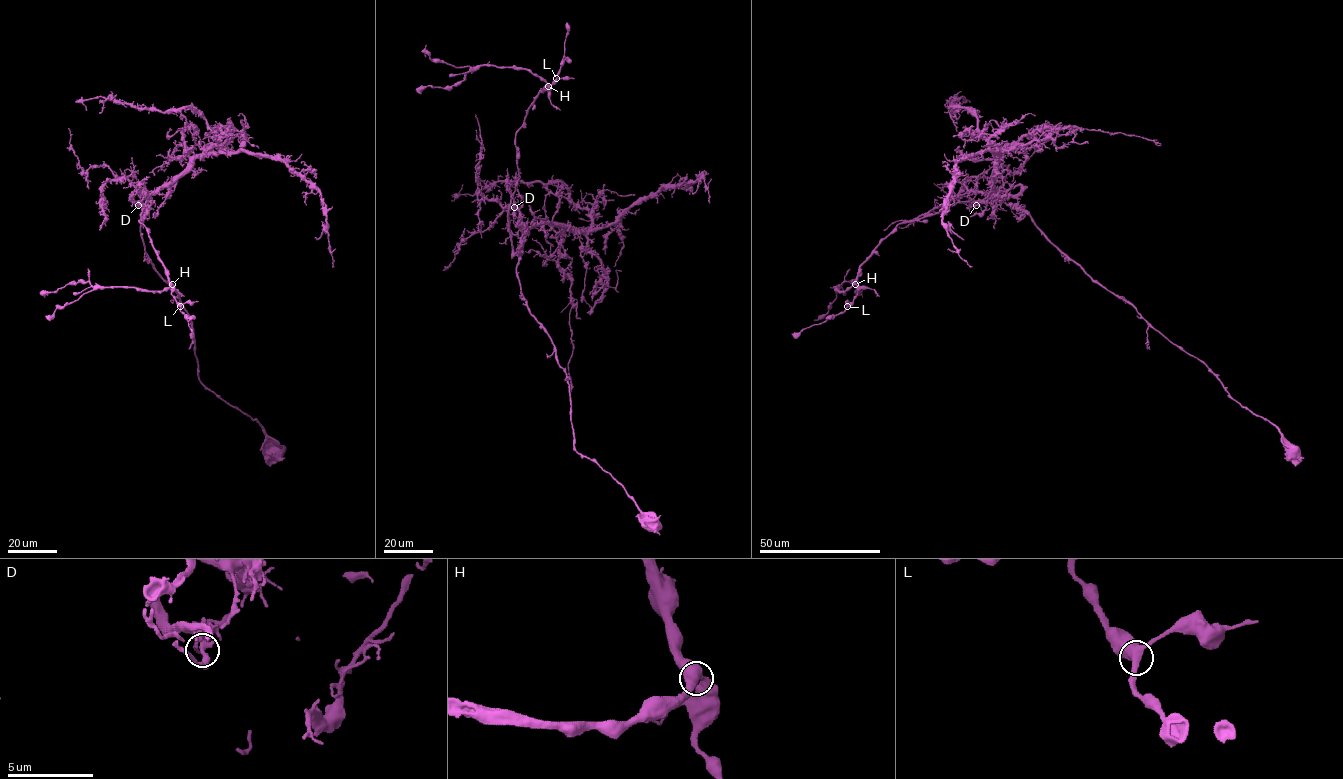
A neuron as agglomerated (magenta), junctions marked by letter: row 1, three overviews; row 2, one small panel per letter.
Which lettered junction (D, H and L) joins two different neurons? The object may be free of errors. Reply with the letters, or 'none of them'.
none of them

